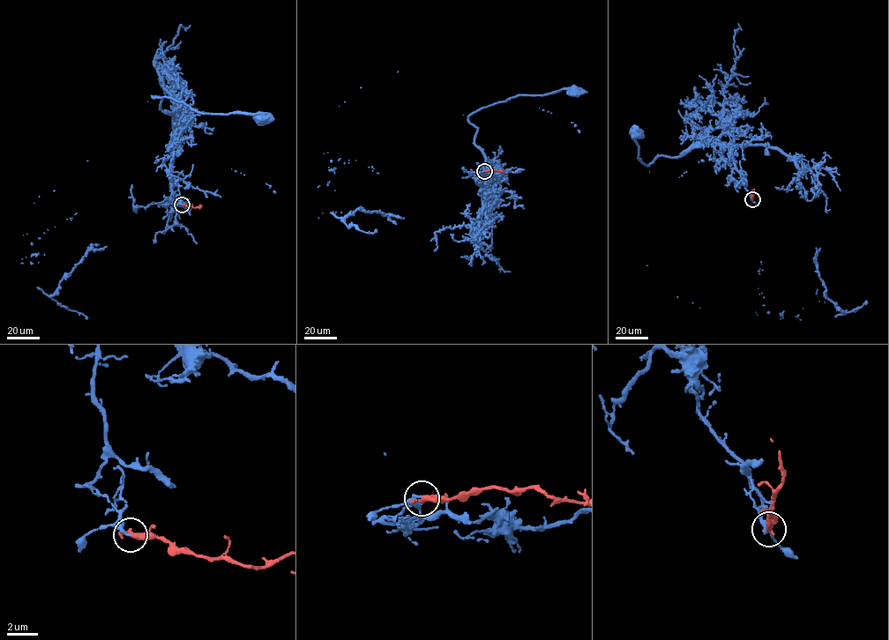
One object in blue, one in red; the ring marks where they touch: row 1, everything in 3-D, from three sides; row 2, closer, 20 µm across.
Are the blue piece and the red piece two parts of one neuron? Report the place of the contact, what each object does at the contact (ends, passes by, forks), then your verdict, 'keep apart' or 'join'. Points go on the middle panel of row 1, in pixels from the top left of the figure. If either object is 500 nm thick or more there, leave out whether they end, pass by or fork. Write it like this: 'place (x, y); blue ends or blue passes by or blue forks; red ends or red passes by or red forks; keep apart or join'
place (484, 171); blue ends; red ends; join

